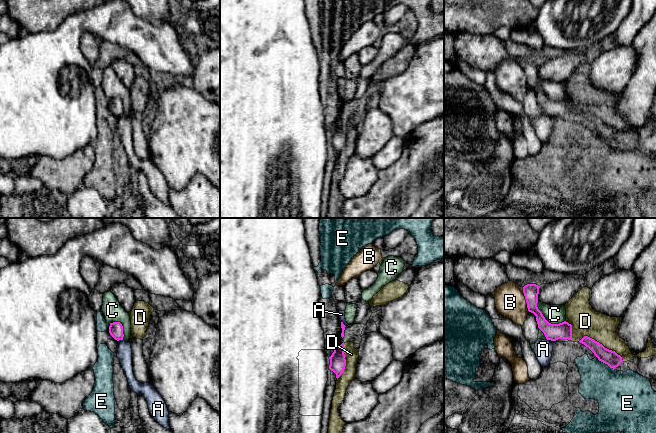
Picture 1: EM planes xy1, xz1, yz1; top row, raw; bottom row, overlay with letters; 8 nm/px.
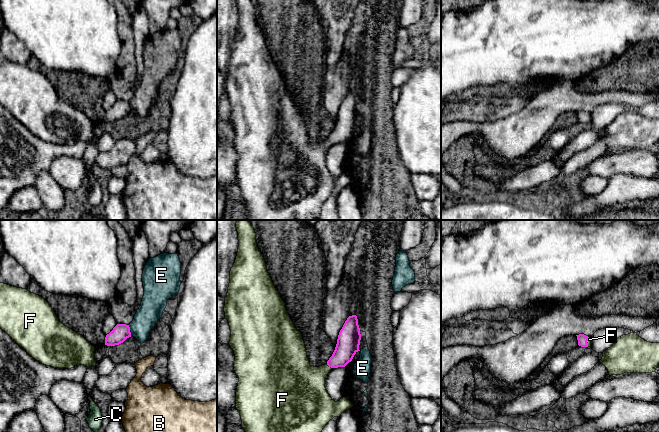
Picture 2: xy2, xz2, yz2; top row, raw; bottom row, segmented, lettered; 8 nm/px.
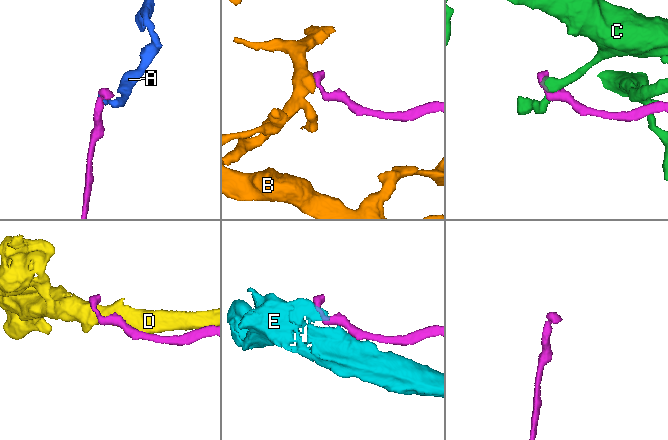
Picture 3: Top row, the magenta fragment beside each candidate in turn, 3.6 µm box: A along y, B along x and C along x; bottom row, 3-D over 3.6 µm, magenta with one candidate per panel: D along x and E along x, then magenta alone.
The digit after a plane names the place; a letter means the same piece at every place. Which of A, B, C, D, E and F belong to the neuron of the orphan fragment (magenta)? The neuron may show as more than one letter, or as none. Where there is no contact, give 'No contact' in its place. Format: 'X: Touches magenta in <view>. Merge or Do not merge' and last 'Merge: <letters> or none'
A: Touches magenta in yz1. Do not merge
B: Touches magenta in yz1. Do not merge
C: Touches magenta in yz1. Do not merge
D: Touches magenta in yz1. Do not merge
E: Touches magenta in yz1. Do not merge
F: Touches magenta in xz2. Merge
Merge: F

